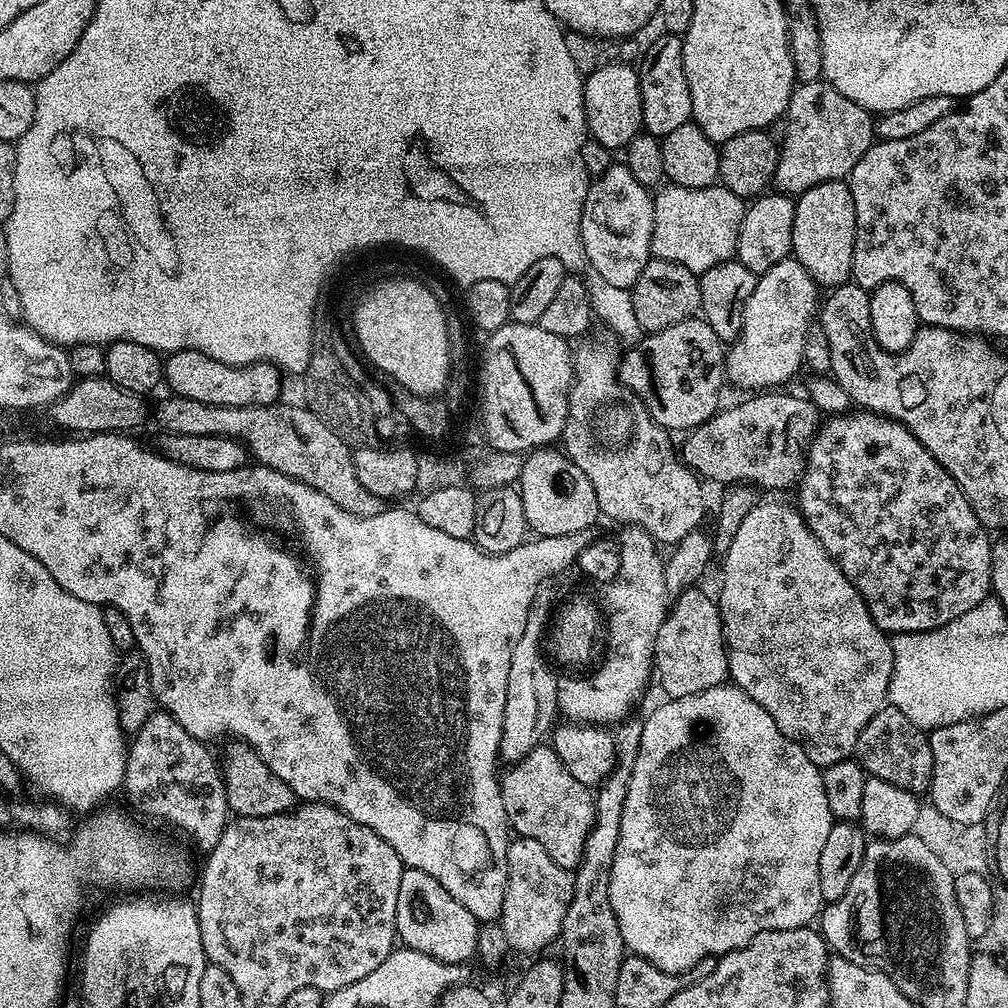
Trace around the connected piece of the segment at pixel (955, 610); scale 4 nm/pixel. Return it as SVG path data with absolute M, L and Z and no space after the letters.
M849 410L843 415L829 415L817 428L816 435L812 437L812 442L808 445L806 463L795 492L794 504L806 522L806 526L814 534L814 538L822 542L826 554L830 554L830 558L840 567L842 574L850 578L858 594L862 594L870 610L870 618L874 618L874 622L883 632L889 634L929 632L962 618L962 614L966 614L968 610L974 610L974 606L989 599L992 592L992 549L994 547L993 537L988 537L991 536L989 529L984 527L984 523L972 509L972 504L958 486L958 482L954 482L952 475L932 457L930 450L926 450L926 446L922 446L922 442L918 442L918 438L914 438L914 434L899 420L877 416L876 413L867 410Z

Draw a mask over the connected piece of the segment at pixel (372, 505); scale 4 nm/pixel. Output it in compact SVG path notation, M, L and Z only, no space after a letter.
M175 394L167 398L169 400L162 401L154 408L154 420L164 427L165 433L229 436L244 445L253 461L309 484L314 490L326 494L330 502L358 518L374 518L374 514L384 511L385 501L370 494L370 490L358 482L352 461L353 449L306 406L277 402L235 408L194 402L192 398L182 398Z

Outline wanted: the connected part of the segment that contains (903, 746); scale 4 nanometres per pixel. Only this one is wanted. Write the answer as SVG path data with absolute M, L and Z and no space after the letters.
M885 706L879 708L862 726L862 734L858 734L854 758L864 767L865 773L874 778L882 778L882 782L890 782L904 792L913 794L927 793L932 782L934 758L930 754L929 733L925 729L914 726L902 710Z

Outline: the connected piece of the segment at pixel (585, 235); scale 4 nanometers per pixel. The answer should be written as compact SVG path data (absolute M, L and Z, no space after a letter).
M613 162L606 174L595 177L588 185L586 202L582 210L582 222L578 229L578 243L584 248L584 258L588 259L613 286L631 289L642 274L652 256L652 231L654 230L654 196L649 189L643 188L630 174L622 162Z

